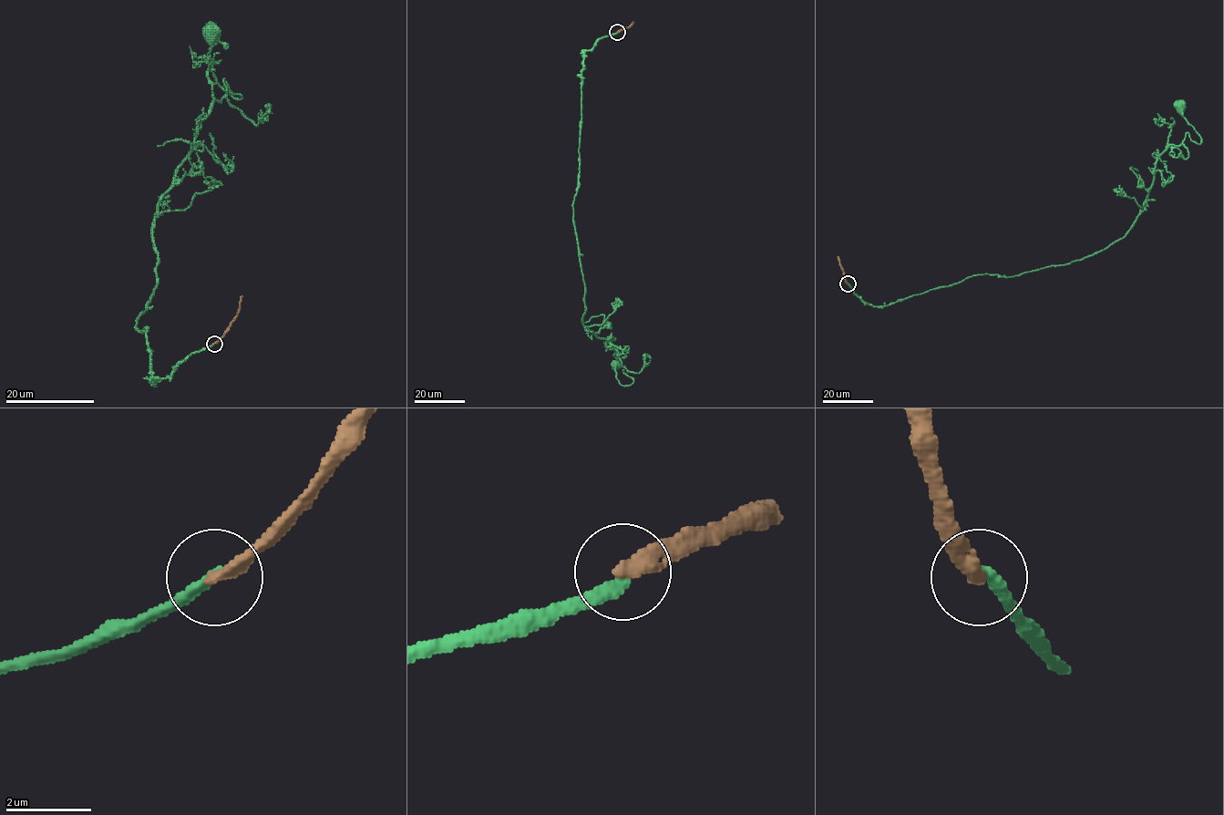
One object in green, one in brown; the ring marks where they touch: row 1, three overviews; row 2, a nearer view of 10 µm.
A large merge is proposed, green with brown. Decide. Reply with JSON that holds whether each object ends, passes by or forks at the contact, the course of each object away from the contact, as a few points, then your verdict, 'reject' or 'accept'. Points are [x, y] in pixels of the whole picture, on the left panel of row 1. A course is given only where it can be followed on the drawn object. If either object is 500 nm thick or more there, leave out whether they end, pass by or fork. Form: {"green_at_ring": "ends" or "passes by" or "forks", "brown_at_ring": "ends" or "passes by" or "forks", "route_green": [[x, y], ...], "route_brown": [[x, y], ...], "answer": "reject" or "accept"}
{"green_at_ring": "ends", "brown_at_ring": "ends", "route_green": [[213, 343], [153, 383], [136, 327], [156, 288], [159, 200], [223, 78], [241, 98], [217, 82], [212, 34]], "route_brown": [[213, 343], [237, 314], [242, 295]], "answer": "reject"}

